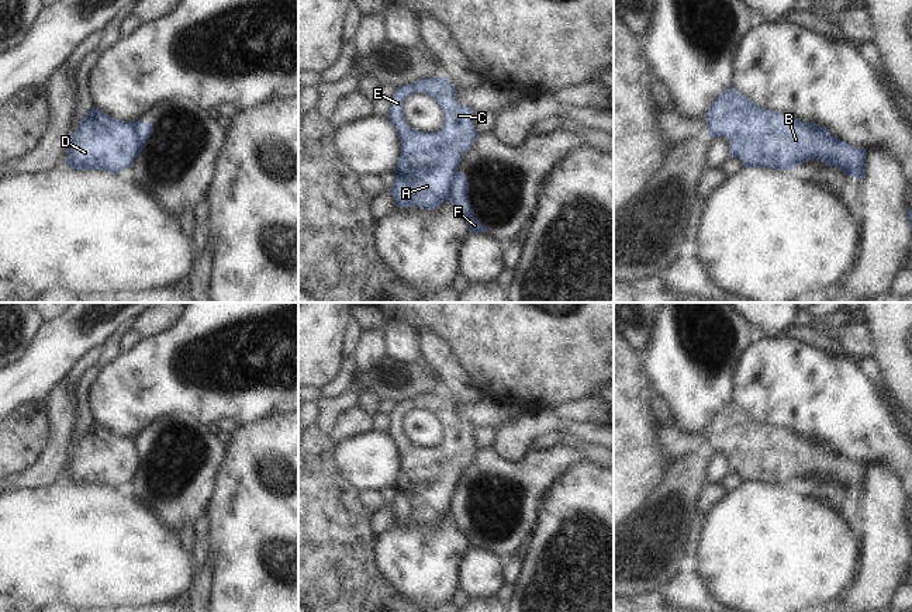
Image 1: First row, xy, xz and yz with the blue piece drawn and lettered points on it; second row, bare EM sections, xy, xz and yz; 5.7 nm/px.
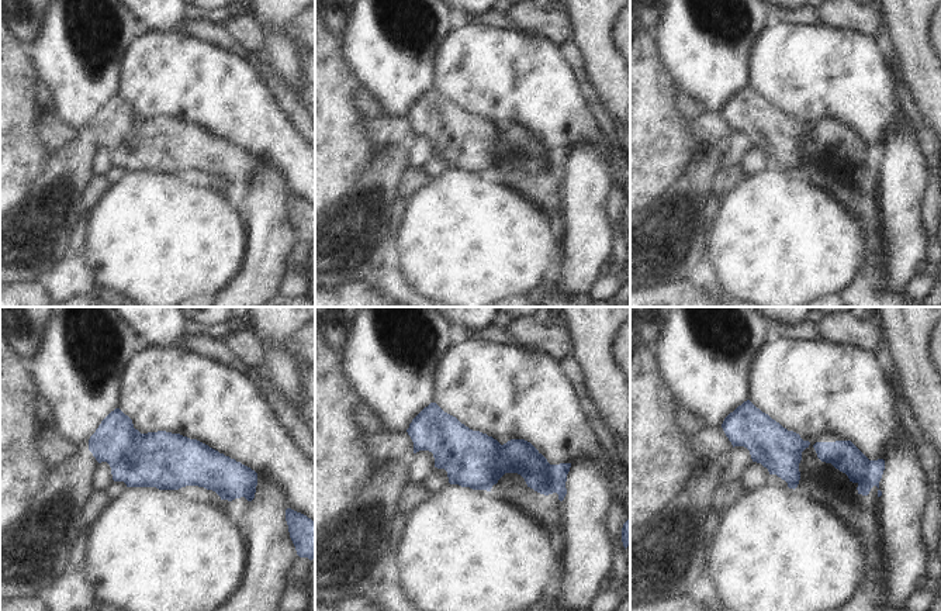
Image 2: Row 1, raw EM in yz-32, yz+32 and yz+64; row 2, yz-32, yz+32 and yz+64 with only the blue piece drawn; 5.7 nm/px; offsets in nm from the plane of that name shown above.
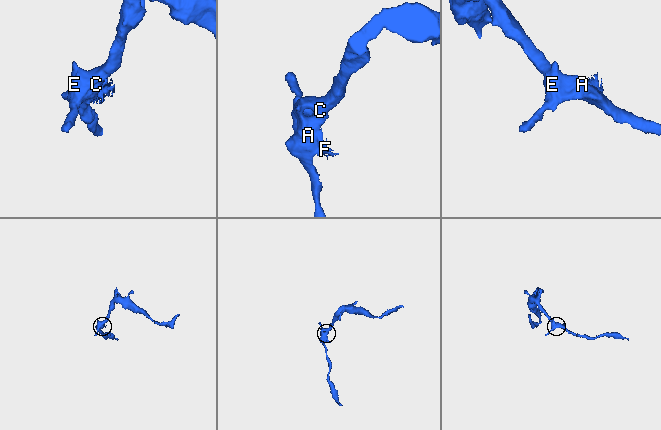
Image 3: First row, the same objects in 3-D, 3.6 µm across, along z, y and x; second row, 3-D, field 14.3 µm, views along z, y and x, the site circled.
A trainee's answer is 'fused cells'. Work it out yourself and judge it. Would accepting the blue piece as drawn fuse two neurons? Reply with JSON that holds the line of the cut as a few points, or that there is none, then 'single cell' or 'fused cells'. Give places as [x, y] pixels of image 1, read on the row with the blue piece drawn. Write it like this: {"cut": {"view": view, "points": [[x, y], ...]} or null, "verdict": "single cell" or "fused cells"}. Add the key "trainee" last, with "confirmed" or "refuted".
{"cut": {"view": "yz", "points": [[822, 161], [833, 158], [847, 170], [856, 170], [864, 163]]}, "verdict": "fused cells", "trainee": "confirmed"}

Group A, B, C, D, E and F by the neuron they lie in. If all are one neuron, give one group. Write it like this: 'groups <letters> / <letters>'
groups A B C D E / F

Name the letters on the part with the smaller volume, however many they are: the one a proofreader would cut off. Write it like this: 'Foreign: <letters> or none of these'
Foreign: F

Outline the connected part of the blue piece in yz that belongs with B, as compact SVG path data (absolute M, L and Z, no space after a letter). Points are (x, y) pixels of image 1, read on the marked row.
M733 86L716 97L705 118L708 136L723 135L729 141L729 156L739 158L743 167L792 170L806 160L830 158L847 172L866 165L866 153L856 146L829 131L815 132L812 122L764 110Z

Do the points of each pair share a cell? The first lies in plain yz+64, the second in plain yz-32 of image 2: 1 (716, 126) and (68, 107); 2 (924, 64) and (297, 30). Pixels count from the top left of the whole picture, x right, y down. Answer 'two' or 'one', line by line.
1: two
2: two

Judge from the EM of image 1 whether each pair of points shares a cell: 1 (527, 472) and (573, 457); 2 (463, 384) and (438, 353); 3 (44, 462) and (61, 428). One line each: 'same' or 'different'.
1: same
2: same
3: same

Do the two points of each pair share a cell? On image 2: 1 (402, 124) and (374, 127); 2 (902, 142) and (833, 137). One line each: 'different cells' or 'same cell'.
1: same cell
2: different cells

